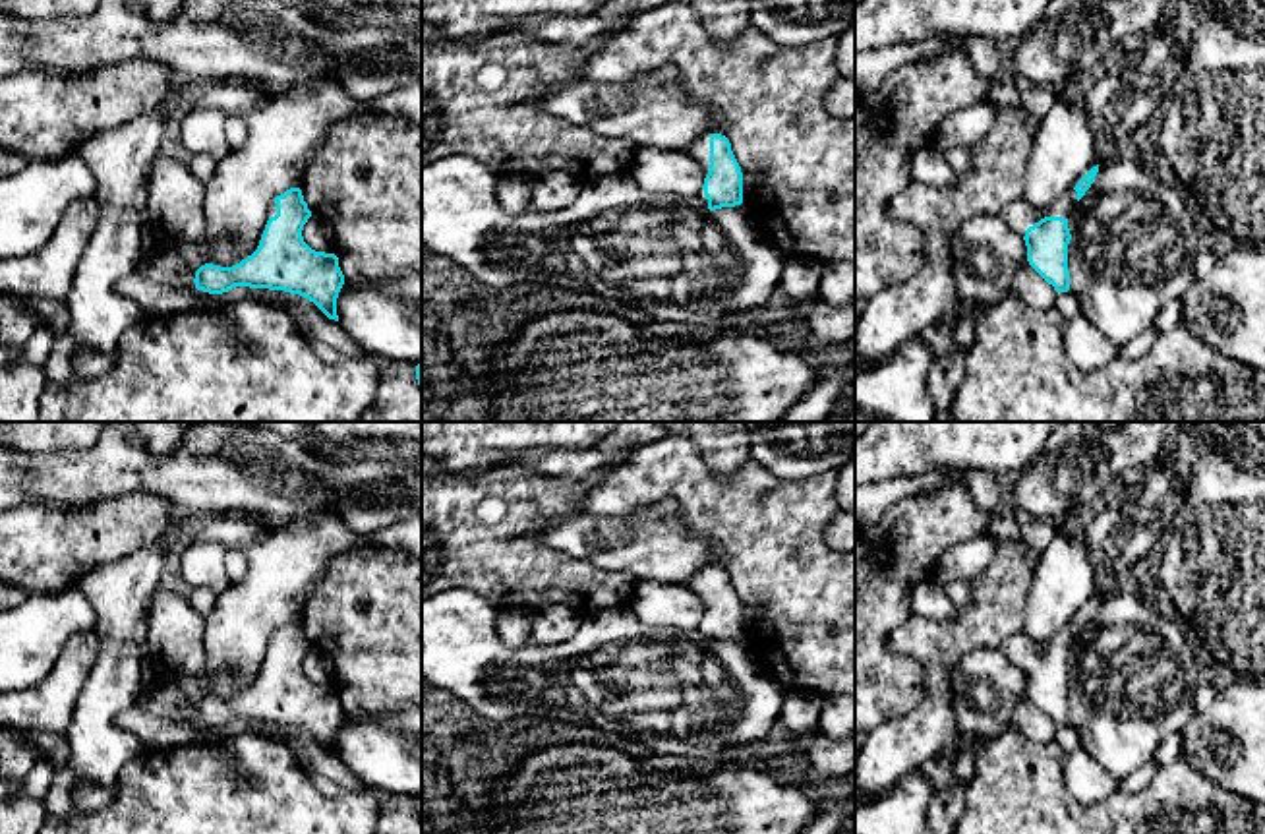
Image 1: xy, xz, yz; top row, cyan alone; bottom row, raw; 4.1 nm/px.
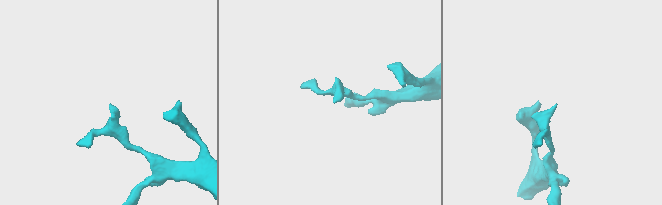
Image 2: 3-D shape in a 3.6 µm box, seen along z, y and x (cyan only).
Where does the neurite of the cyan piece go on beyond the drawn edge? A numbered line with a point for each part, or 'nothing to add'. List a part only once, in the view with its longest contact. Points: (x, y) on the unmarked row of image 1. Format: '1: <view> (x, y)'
1: xz (701, 581)

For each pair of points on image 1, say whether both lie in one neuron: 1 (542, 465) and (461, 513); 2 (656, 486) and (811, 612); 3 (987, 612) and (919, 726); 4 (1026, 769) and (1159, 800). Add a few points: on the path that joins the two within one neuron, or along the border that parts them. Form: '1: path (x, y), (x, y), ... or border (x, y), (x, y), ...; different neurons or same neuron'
1: border (507, 465), (577, 480); different neurons
2: path (695, 494), (774, 573); same neuron
3: path (958, 641), (937, 662), (937, 697); same neuron
4: path (1059, 802), (1070, 813), (1126, 813); same neuron

